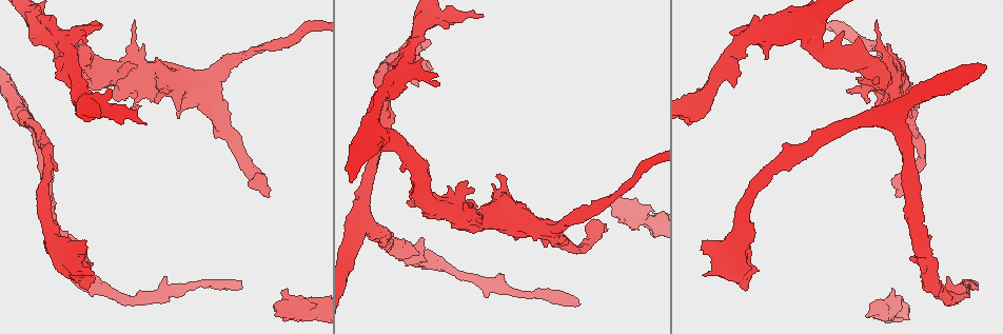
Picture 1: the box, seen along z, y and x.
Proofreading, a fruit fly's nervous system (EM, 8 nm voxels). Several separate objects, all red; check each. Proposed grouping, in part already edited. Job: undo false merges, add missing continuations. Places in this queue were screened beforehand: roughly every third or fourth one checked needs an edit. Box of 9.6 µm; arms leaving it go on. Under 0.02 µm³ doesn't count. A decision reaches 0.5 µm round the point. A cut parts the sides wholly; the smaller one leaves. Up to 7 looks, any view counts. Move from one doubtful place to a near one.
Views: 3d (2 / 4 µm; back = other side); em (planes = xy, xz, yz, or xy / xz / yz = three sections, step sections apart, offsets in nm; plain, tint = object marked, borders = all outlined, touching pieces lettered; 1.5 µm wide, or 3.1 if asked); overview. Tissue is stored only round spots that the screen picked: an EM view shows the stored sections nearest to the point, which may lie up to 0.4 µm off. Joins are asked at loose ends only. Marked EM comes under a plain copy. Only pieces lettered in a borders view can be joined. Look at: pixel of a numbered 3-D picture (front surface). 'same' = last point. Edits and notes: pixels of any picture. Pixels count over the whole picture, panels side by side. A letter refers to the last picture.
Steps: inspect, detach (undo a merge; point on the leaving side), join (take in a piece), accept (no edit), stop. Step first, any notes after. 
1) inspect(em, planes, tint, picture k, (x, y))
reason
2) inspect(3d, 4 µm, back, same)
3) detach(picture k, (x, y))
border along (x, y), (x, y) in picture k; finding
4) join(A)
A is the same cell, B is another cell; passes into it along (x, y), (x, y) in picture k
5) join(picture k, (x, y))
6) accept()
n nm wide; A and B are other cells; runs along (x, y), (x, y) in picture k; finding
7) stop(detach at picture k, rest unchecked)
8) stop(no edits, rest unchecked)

inspect(em, 3.1 µm, xy, step 16, tint, picture 1, (457, 208))
thick turns thin

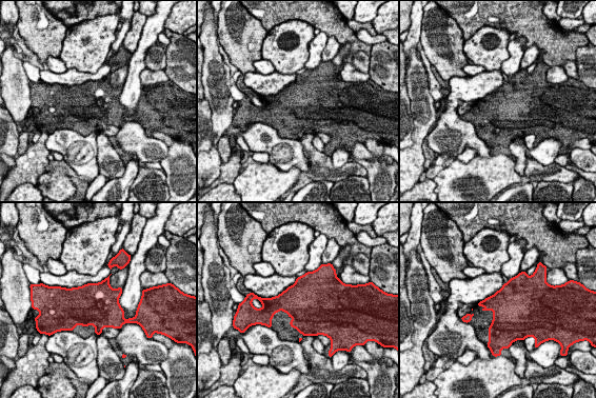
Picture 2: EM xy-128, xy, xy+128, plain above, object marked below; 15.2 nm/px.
inspect(em, 3.1 µm, planes, borders, same)
another direction

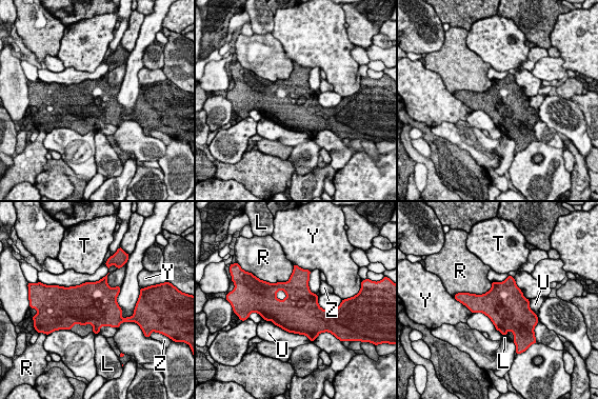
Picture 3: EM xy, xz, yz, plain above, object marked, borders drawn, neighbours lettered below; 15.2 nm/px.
accept()
650 nm wide; L, R, T, U, Y and Z are other cells; border along (294, 266), (286, 281), (266, 282) in picture 3; continuous, no second neuron

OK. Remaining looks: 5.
inspect(3d, 4 µm, picture 1, (579, 303))
branch stops here

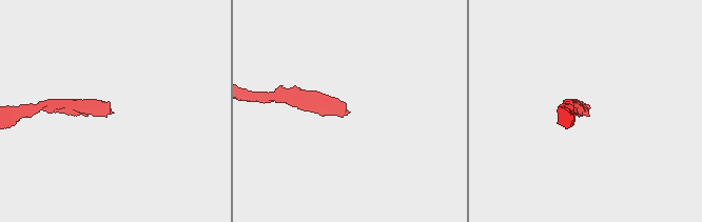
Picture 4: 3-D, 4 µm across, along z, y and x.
inspect(em, xy, step 8, tint, picture 4, (587, 109))

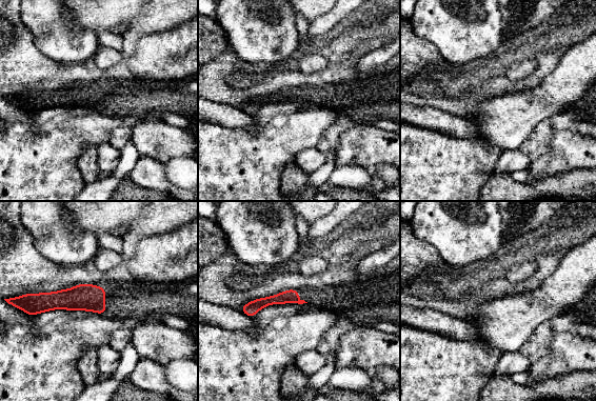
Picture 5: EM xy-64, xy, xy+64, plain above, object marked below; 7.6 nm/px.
inspect(em, planes, borders, same)
cut it another way

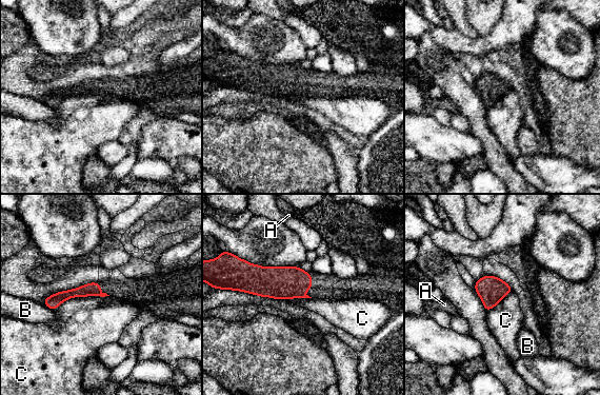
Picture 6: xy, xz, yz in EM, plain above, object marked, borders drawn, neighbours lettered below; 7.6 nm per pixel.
accept()
C touches over 440 nm; A, B and C are other cells; no lettered piece goes on from it

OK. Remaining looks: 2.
stop(no edits, rest unchecked)

